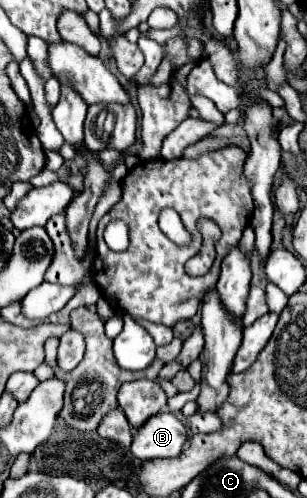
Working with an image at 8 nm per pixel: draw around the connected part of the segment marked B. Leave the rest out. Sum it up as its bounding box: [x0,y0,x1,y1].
[130,412,186,460]

